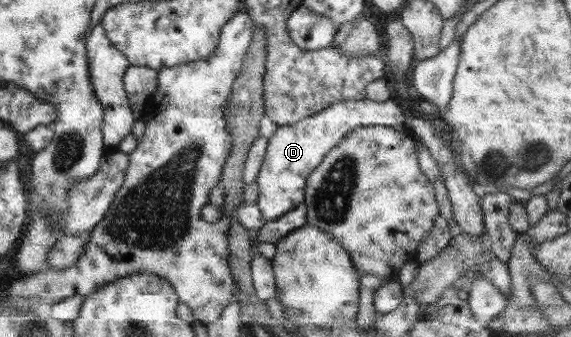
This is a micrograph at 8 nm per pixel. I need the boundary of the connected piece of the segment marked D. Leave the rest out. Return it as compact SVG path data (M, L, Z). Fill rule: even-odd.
M369 99L343 100L331 104L311 117L278 126L273 136L268 139L266 154L254 181L258 185L258 198L255 204L263 217L266 221L273 221L304 203L309 174L349 131L372 125L398 126L404 124L405 118L403 109L395 100L382 102Z

